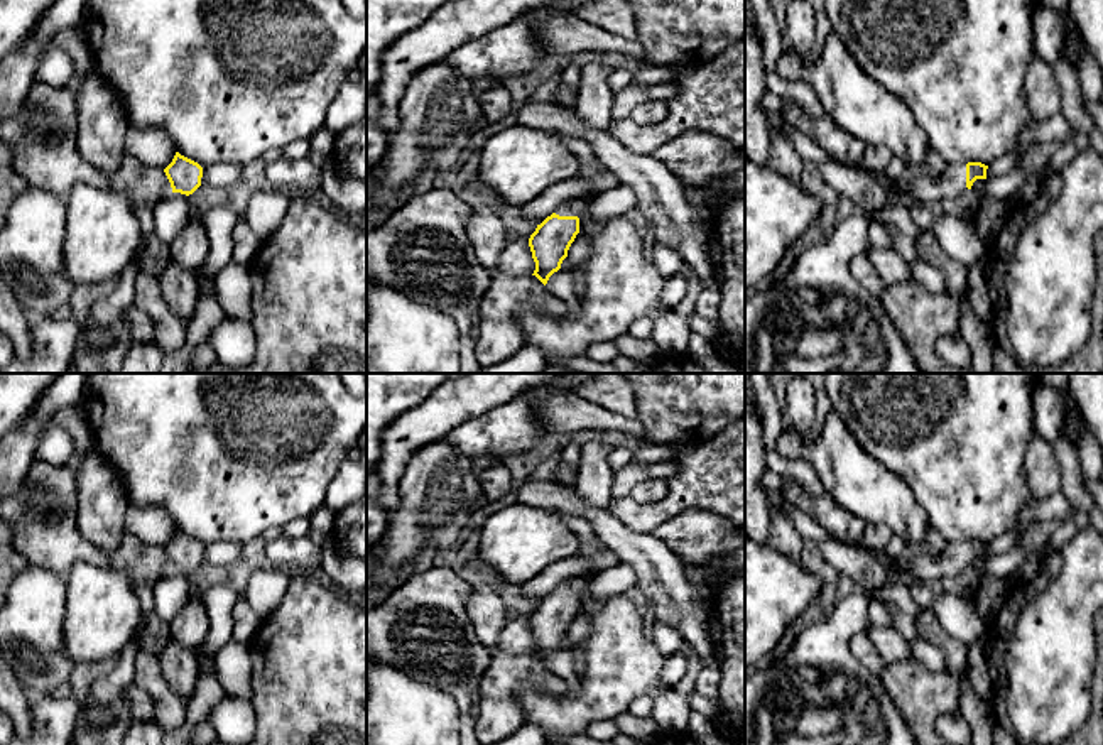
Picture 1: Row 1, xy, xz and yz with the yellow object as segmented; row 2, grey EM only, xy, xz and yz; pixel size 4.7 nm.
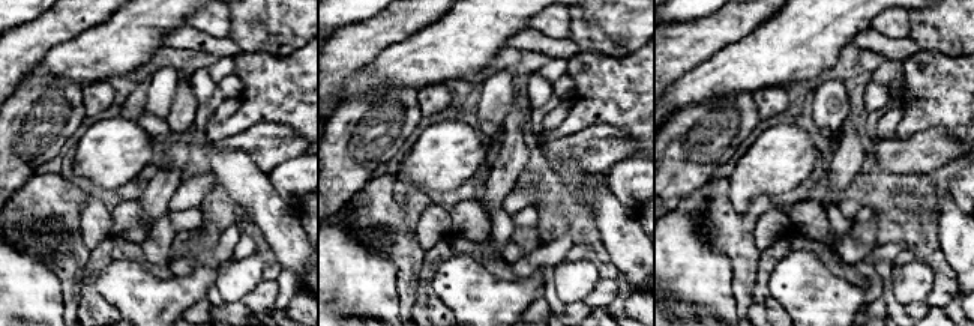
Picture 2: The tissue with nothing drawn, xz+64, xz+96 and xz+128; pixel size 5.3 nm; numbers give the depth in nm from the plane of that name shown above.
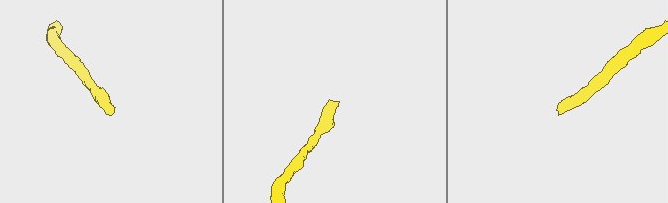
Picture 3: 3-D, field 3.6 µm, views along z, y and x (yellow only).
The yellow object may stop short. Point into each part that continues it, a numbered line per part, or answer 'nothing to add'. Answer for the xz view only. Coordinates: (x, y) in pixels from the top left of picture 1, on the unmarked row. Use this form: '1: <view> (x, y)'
1: xz (570, 587)

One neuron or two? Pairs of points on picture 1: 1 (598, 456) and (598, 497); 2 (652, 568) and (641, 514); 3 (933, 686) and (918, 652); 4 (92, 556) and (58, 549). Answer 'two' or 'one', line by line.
1: one
2: two
3: two
4: one

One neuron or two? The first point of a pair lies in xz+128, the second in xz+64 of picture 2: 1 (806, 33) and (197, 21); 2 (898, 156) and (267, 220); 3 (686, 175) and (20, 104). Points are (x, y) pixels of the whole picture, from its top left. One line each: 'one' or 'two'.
1: two
2: two
3: one

